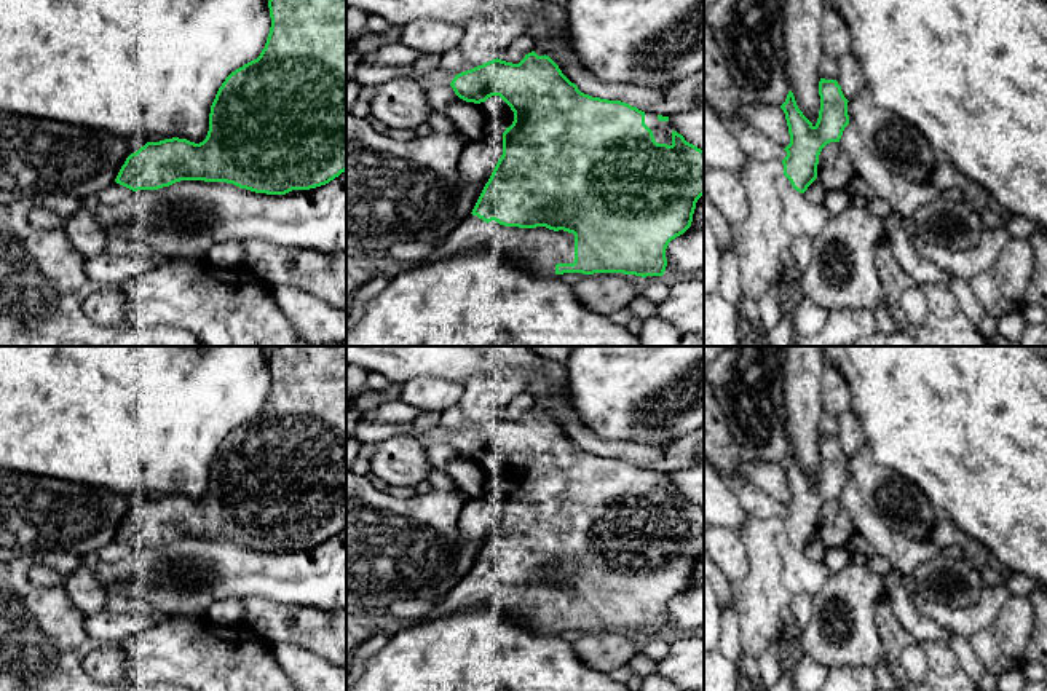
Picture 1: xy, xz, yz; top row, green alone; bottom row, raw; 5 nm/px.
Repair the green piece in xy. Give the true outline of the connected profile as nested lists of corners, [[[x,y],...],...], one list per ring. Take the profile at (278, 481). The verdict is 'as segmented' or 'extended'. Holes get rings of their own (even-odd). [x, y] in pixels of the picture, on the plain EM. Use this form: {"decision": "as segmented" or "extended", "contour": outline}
{"decision": "as segmented", "contour": [[[275,346],[271,385],[260,413],[231,429],[219,445],[203,499],[164,496],[131,511],[115,539],[132,547],[158,547],[180,538],[227,539],[267,552],[286,552],[329,541],[346,528],[346,346]]]}

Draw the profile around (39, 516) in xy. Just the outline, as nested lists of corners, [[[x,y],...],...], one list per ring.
[[[0,469],[0,562],[67,552],[97,552],[115,539],[131,511],[144,504],[136,496],[77,482]]]

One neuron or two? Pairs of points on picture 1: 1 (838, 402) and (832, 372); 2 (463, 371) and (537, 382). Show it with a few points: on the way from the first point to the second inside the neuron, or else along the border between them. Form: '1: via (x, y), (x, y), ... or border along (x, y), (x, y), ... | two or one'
1: via (835, 394), (832, 380) | one
2: via (481, 364), (519, 369) | one

